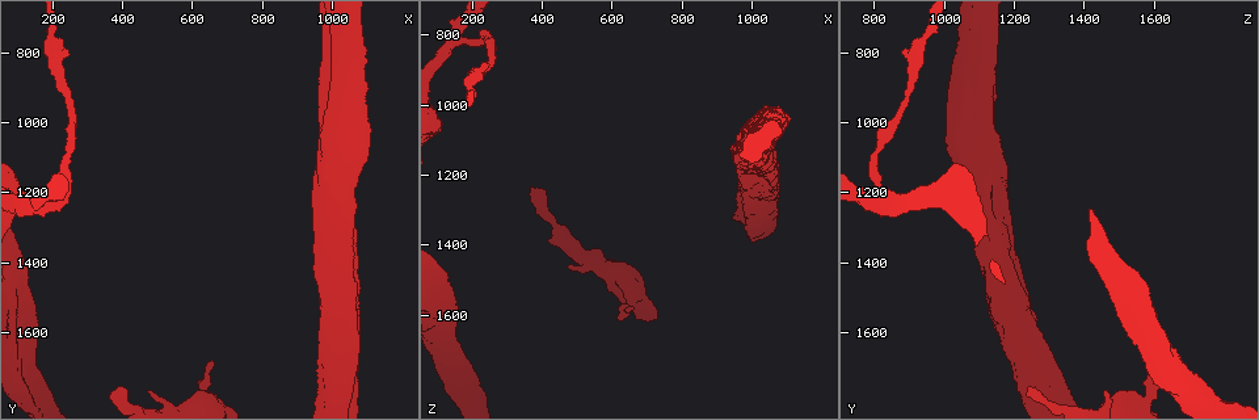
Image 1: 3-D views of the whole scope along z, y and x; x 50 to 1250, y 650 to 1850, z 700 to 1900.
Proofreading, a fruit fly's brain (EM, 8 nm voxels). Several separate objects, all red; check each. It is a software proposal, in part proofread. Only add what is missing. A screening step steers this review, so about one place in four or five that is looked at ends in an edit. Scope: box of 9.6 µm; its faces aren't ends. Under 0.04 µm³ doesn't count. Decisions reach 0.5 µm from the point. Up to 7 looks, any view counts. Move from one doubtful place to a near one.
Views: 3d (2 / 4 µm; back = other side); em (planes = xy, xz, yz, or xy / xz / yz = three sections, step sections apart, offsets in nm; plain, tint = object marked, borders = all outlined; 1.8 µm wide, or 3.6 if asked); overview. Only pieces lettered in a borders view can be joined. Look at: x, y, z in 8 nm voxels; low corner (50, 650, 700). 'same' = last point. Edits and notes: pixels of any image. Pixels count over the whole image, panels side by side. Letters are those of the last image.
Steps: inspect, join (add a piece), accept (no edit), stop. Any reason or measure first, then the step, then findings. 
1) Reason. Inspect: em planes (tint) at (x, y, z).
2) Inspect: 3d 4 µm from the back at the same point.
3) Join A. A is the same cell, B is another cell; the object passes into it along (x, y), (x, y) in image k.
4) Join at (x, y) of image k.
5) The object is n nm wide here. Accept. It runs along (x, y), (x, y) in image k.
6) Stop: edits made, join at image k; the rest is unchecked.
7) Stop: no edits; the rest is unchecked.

Free end. Inspect: em planes (plain) at (370, 1780, 1240).

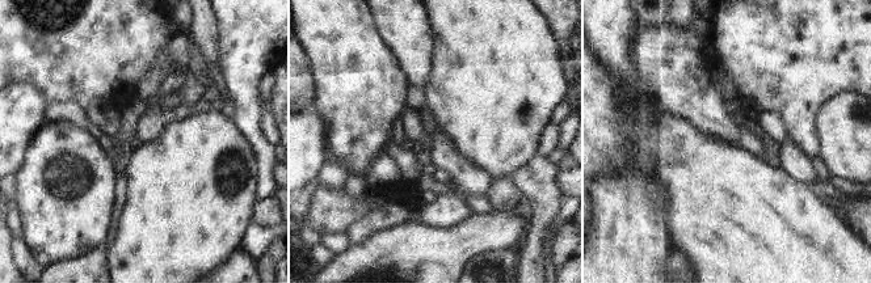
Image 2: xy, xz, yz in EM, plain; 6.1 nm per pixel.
Inspect: em planes (borders) at the same point.

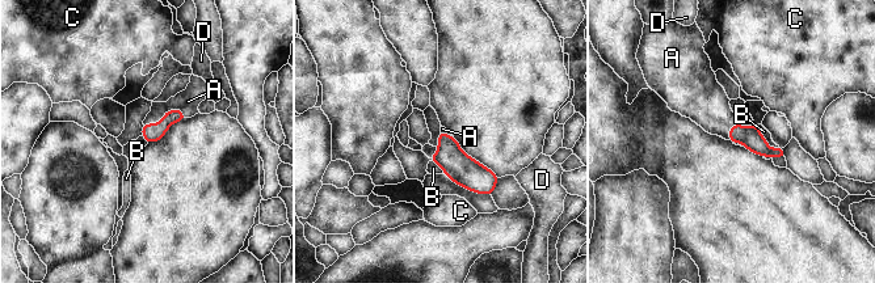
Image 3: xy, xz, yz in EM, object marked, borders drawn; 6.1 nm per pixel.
The longest contact is with A, 280 nm. Join A. A is the same cell, B, C and D are other cells; the object passes into it along (151, 132), (164, 115), (188, 101) in image 3; the cell continues.

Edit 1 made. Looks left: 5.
See it whole again. Inspect: overview.

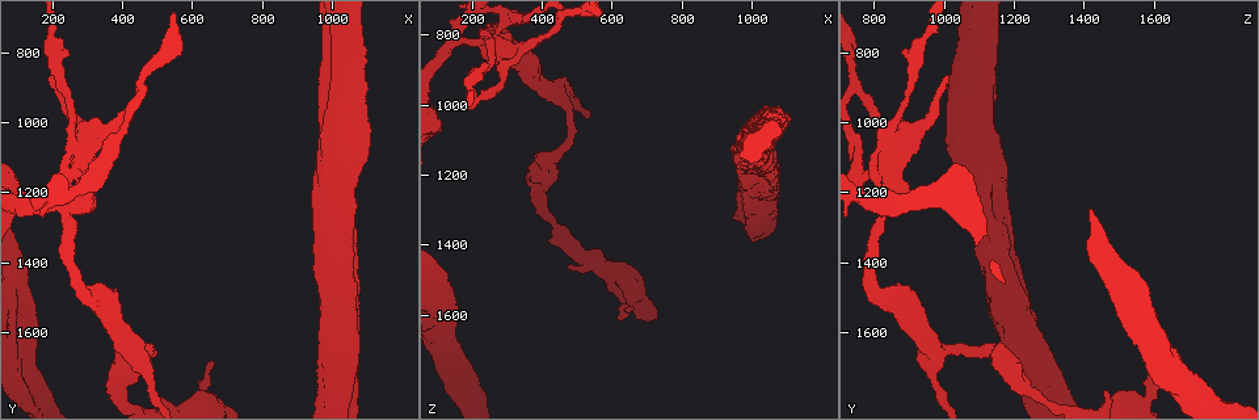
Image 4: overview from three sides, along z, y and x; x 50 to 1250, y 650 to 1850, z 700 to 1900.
An open end. Inspect: 3d 4 µm at (490, 1760, 1450).

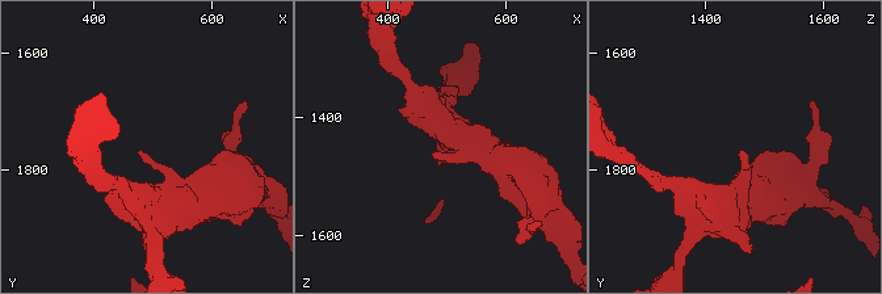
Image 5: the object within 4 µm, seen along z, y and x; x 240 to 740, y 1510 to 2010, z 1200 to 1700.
Inspect: em 3.6 µm yz step 8 (tint) at (480, 1760, 1460).

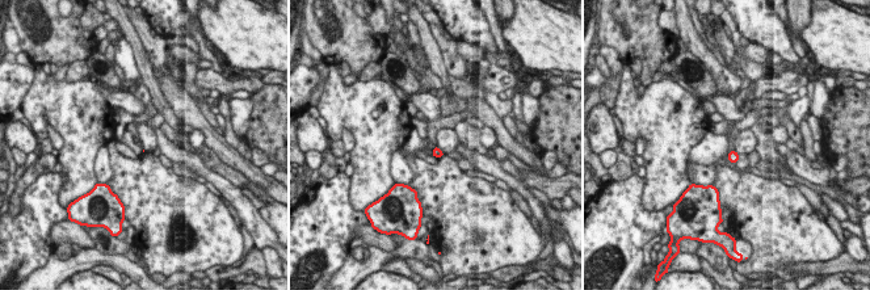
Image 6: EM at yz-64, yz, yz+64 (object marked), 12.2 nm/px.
Another direction. Inspect: em 3.6 µm xy step 8 (borders) at the same point.

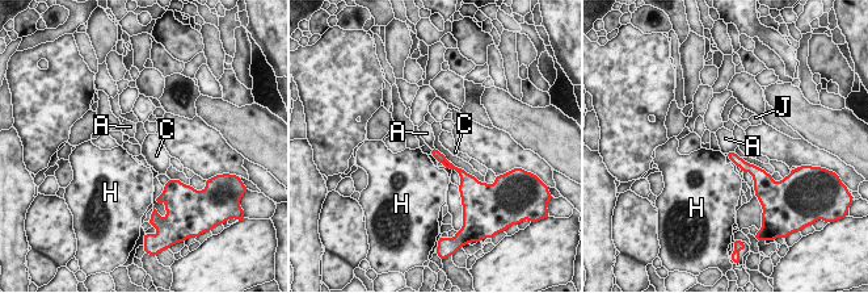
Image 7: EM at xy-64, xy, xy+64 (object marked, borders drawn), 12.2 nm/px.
Accept. A, C, H and J are other cells; it runs along (434, 151), (447, 164), (463, 174) in image 7; no lettered piece goes on from it.

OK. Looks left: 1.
Stop: edits made, join at image 3; the rest is unchecked.

